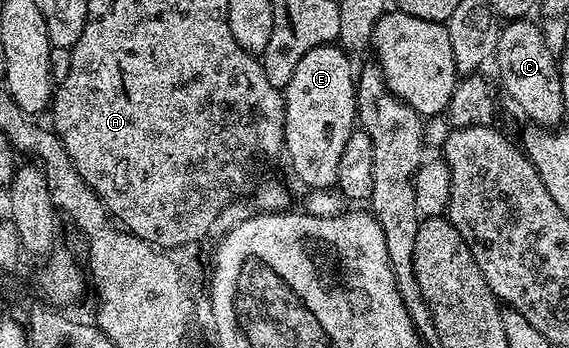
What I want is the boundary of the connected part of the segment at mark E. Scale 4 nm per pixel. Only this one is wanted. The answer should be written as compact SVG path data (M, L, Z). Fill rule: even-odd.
M331 44L312 48L312 52L307 52L300 59L300 64L296 64L296 72L292 72L292 80L288 80L284 91L284 154L285 157L290 157L290 166L294 169L295 176L303 182L303 187L311 190L328 190L337 183L340 155L344 153L344 144L348 144L348 136L352 136L356 129L356 70L355 67L350 67L350 58L340 47L341 45Z

